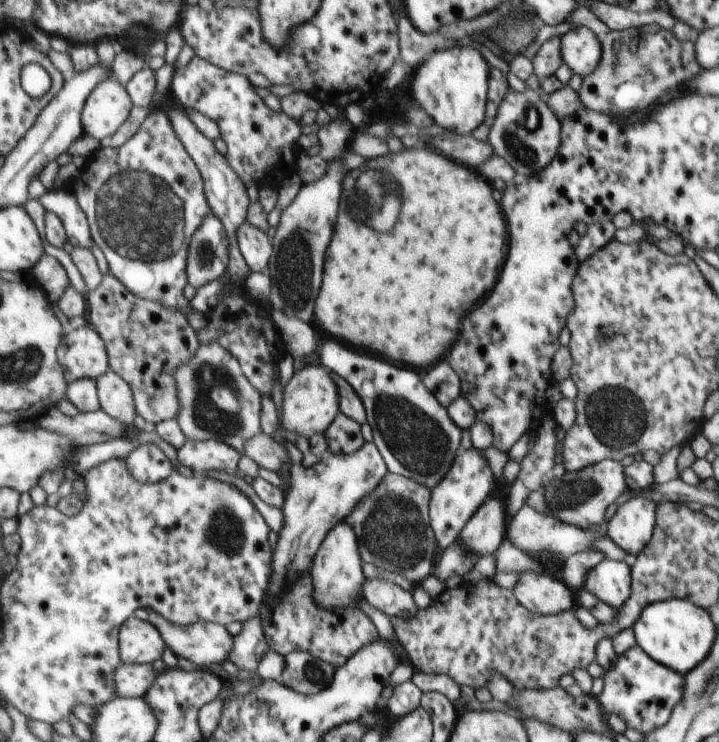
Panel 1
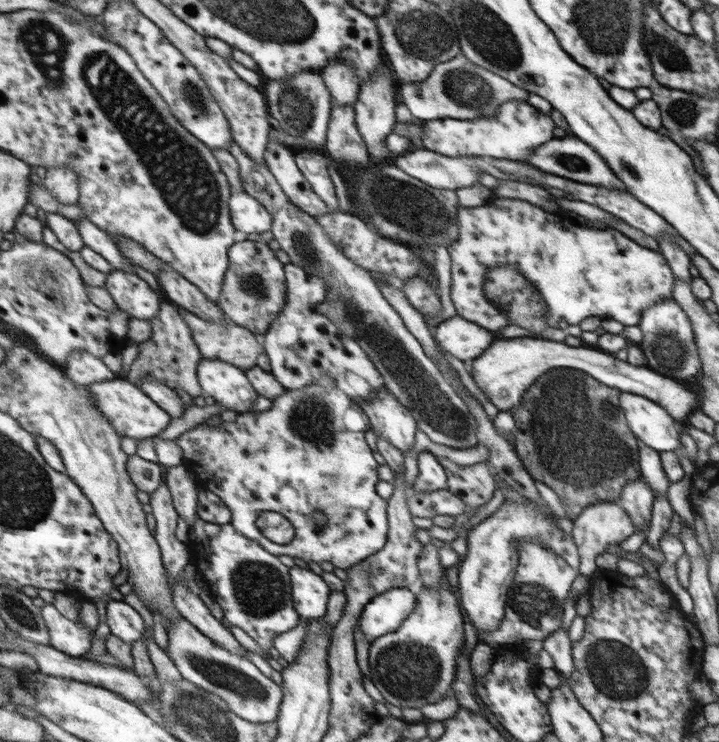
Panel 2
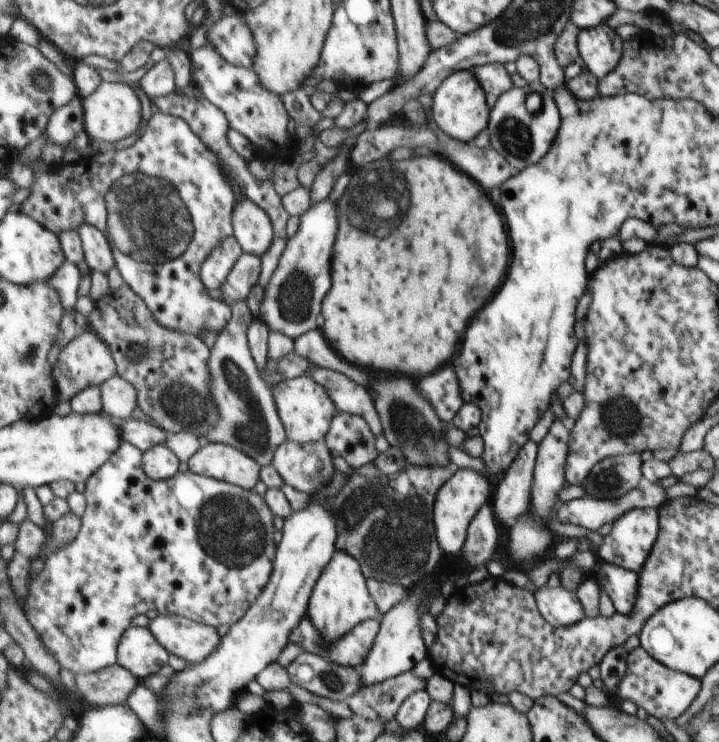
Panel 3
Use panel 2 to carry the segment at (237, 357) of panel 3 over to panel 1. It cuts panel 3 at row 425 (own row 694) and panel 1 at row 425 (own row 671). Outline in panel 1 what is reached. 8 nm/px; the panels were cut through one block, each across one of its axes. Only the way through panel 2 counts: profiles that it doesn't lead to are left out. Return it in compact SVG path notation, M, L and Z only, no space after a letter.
M219 342L205 343L187 364L175 370L181 410L177 420L187 439L218 440L243 455L245 440L261 434L259 412L261 394L249 384L240 364Z

